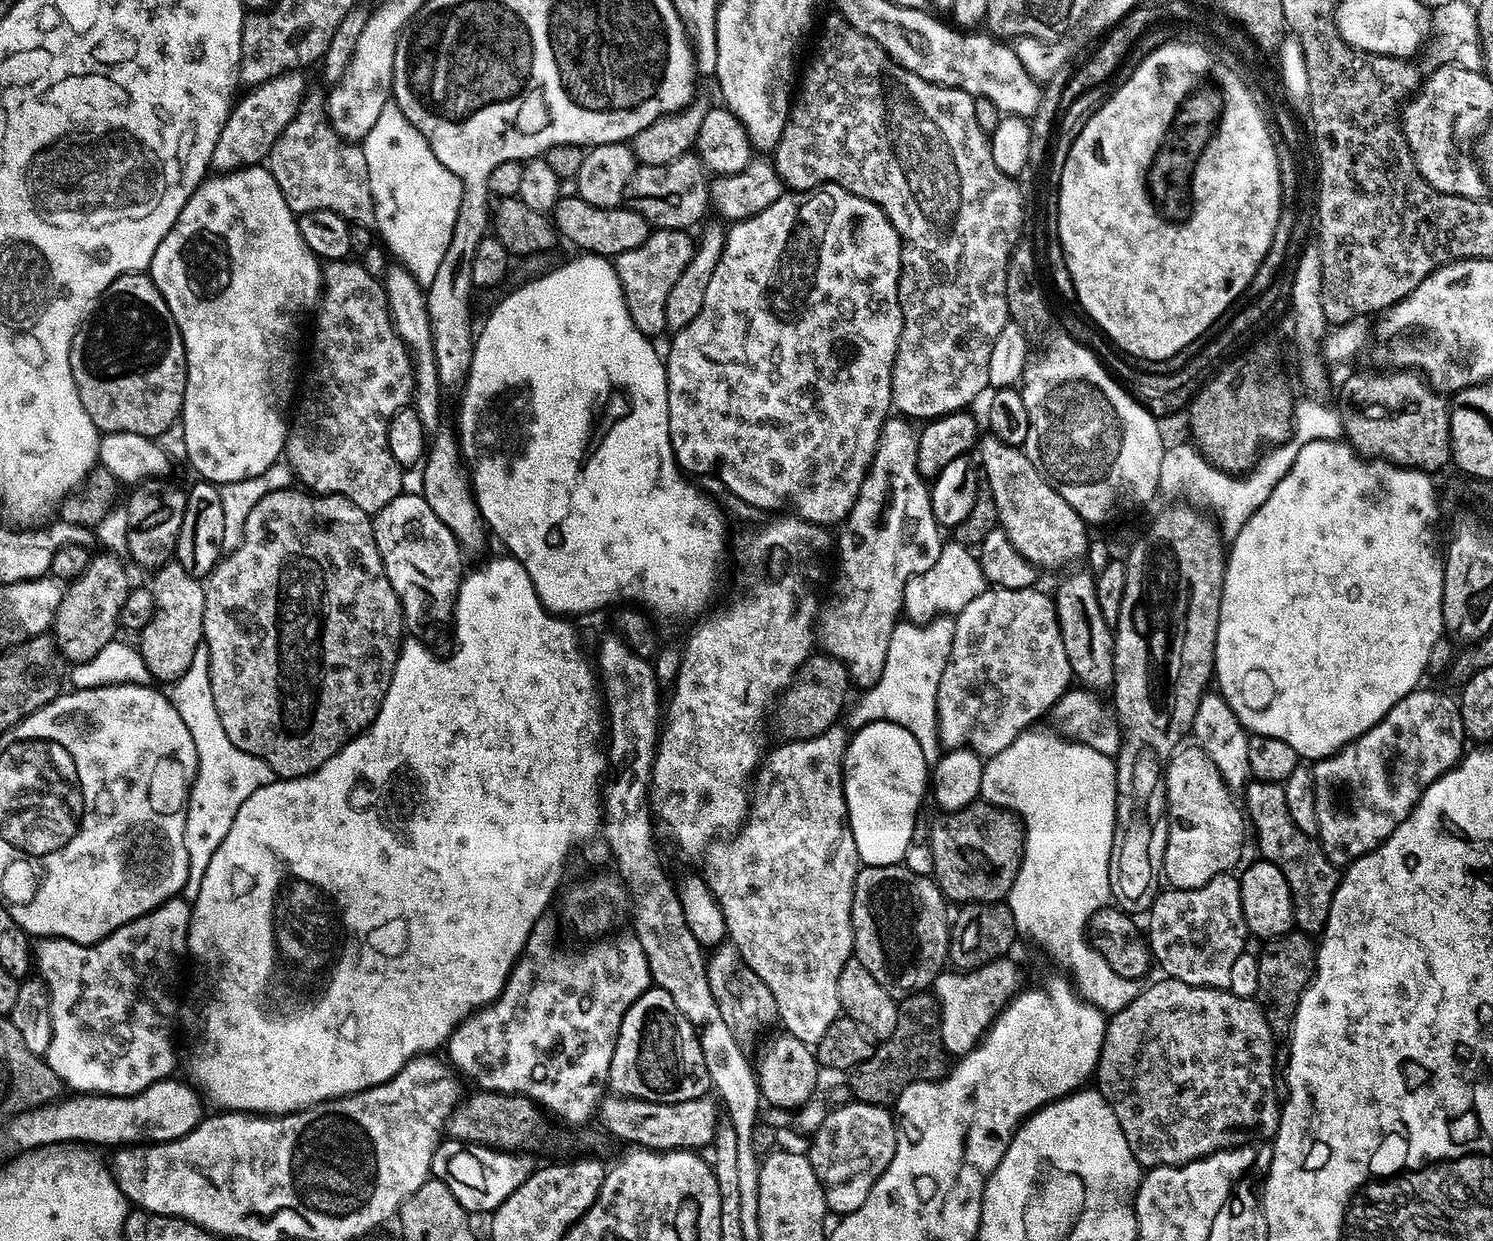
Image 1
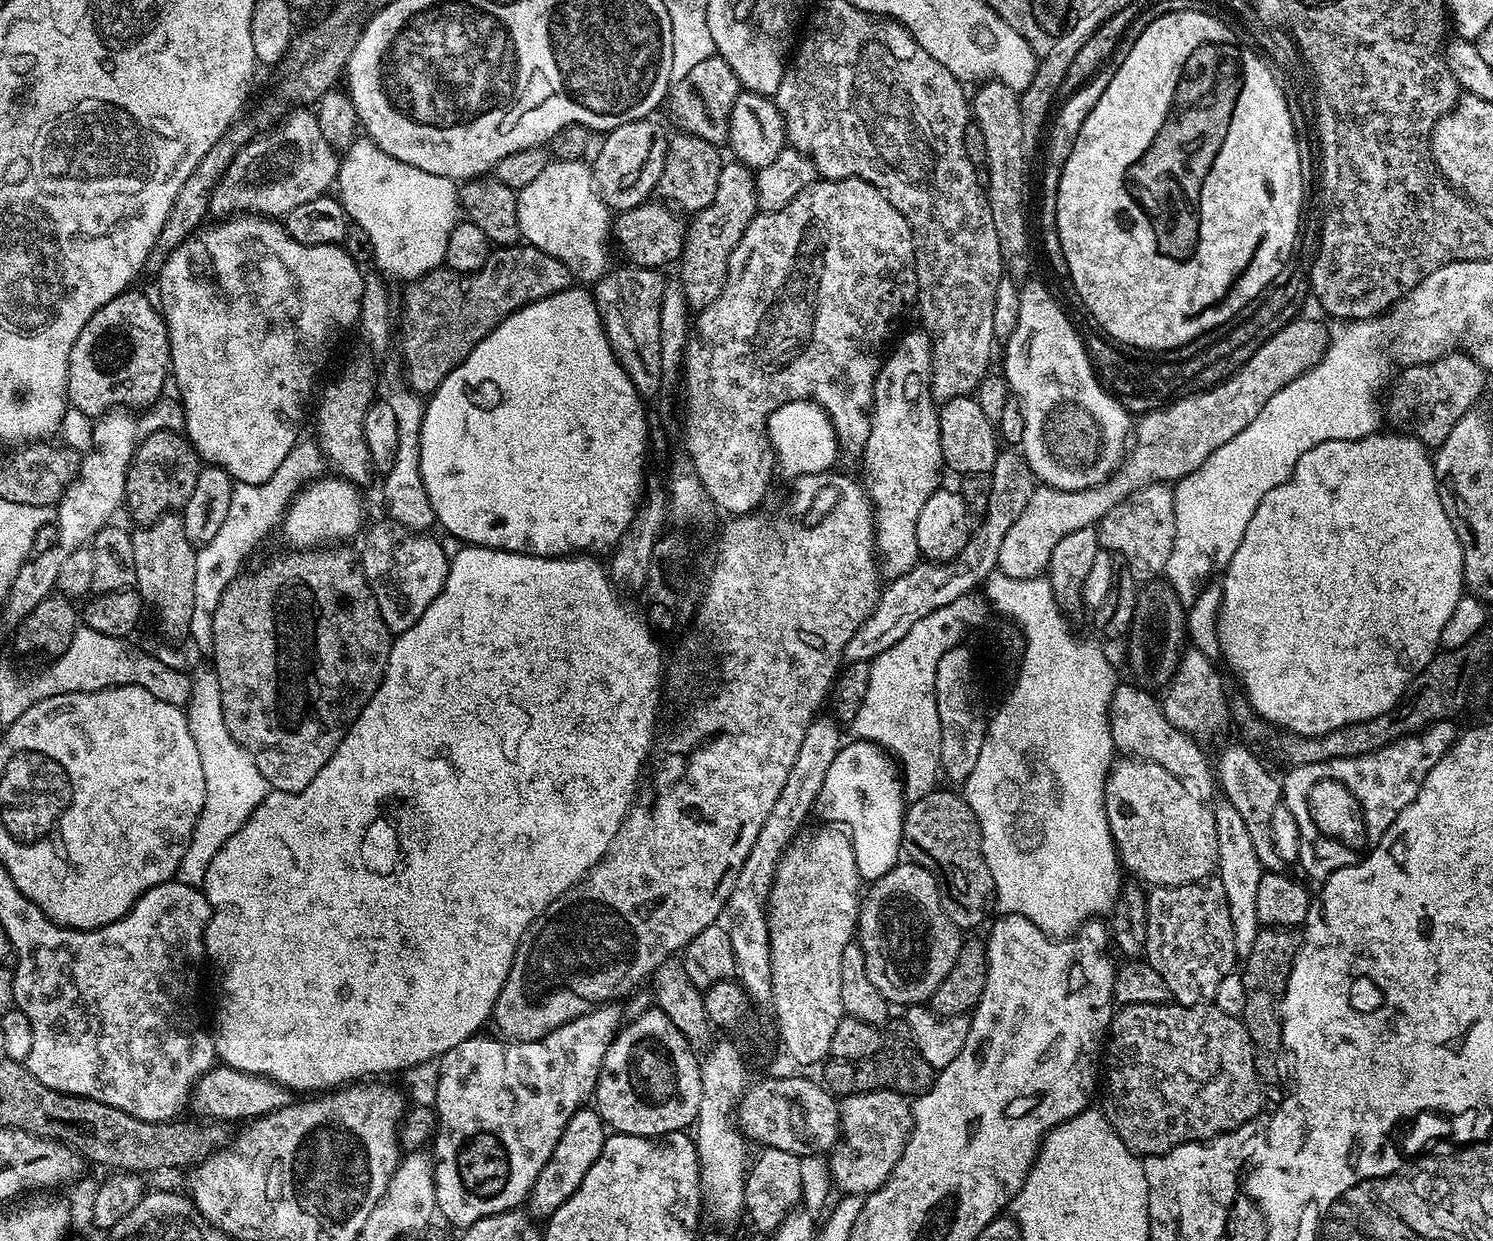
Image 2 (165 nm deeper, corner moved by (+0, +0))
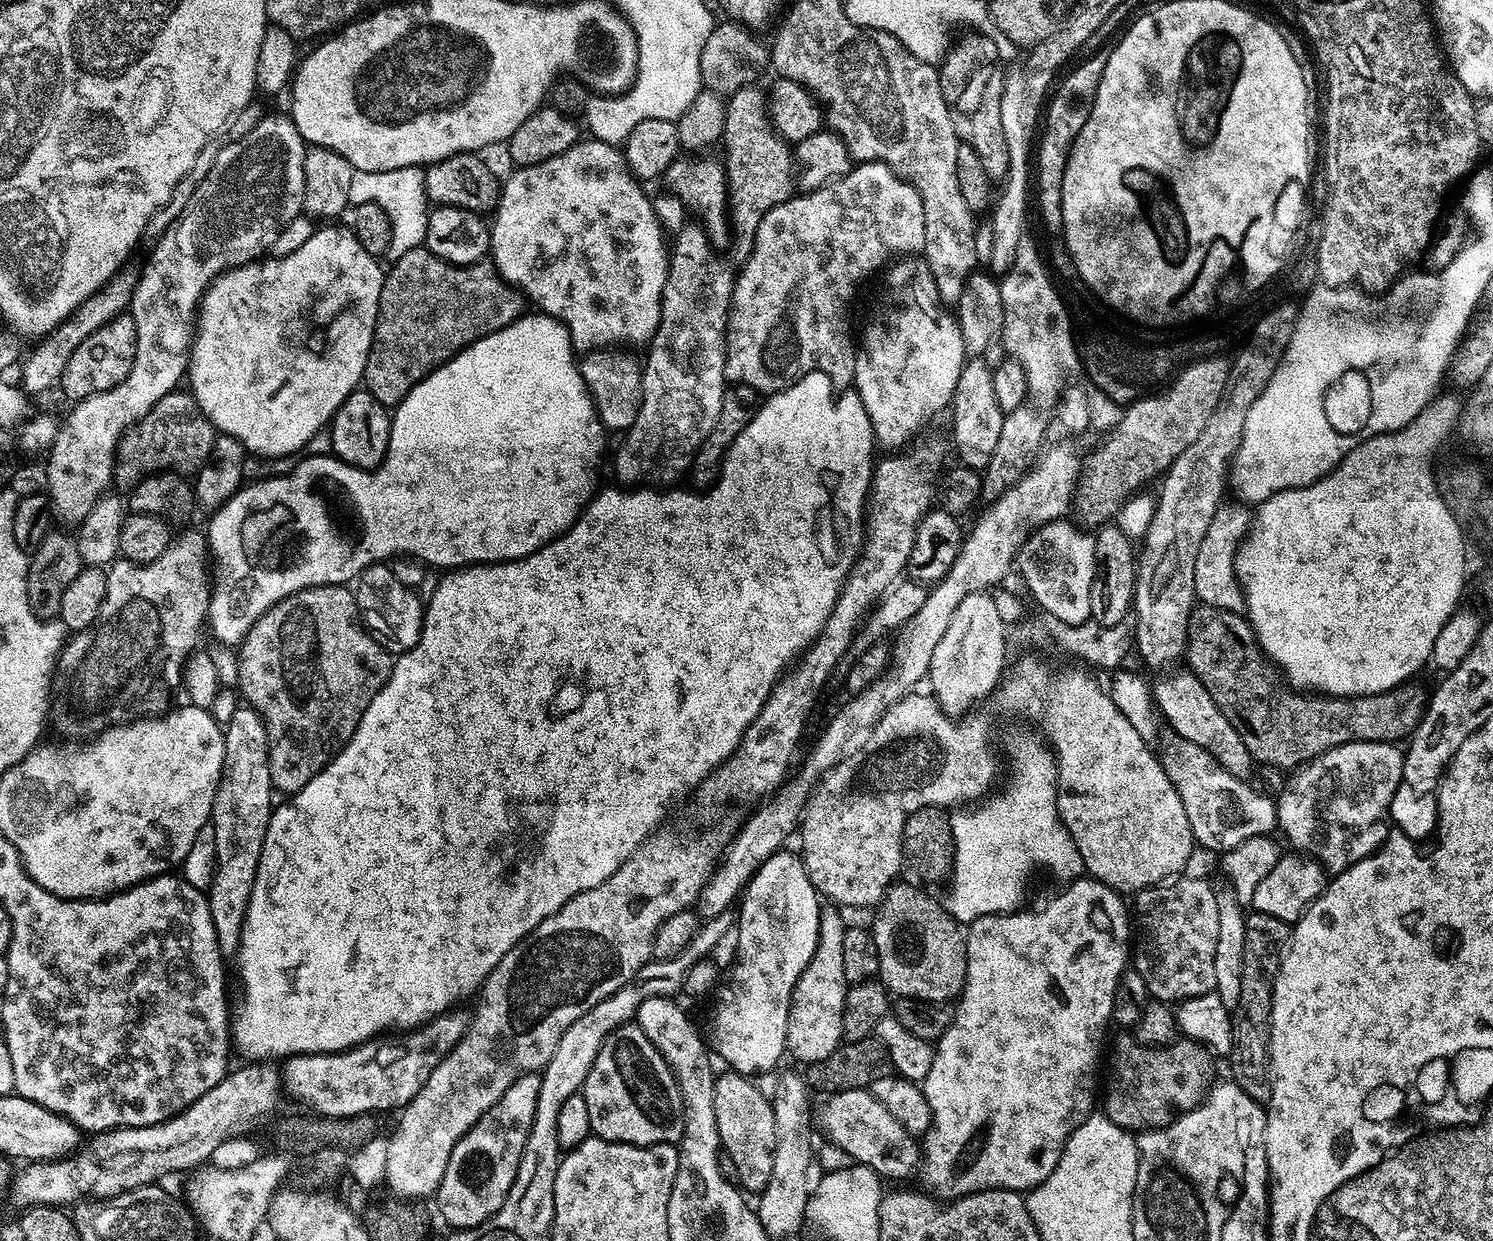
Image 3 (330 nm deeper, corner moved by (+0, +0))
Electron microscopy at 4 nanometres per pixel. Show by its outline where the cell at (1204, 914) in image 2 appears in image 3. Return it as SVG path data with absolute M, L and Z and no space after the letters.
M1179 877L1162 885L1151 885L1135 895L1134 945L1132 966L1142 975L1149 995L1164 1003L1178 1004L1182 1000L1200 997L1216 989L1215 947L1218 944L1218 902L1215 887L1202 878Z

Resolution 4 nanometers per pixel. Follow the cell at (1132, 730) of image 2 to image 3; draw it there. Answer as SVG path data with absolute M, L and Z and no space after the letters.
M1165 731L1160 740L1158 755L1166 770L1166 778L1178 790L1182 806L1188 815L1193 841L1212 852L1223 854L1229 848L1246 842L1246 838L1267 836L1277 827L1276 800L1263 796L1251 788L1251 783L1239 780L1226 770L1213 756L1206 754L1202 746L1194 746L1176 732Z

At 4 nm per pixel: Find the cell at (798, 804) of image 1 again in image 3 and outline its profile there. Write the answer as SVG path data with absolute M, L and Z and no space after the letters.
M828 906L821 911L817 949L793 988L786 1052L789 1057L792 1055L794 1059L801 1060L804 1066L828 1060L842 1043L842 1010L850 985L846 970L842 970L842 938L846 921L840 917L840 912L836 906Z

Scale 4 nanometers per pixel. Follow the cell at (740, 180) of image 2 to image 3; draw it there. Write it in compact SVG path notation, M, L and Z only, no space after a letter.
M740 88L727 97L722 137L722 163L728 182L730 253L740 266L750 258L764 215L794 195L793 149L777 136L776 129L762 111L761 101L759 104L756 100L748 100L748 94L748 88Z

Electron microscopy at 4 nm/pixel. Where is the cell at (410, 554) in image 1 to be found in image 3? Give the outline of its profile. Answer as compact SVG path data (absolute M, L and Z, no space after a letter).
M377 562L363 568L355 581L354 591L364 627L387 652L408 652L419 642L420 632L424 628L425 605L411 587L403 585L395 578L387 563Z

